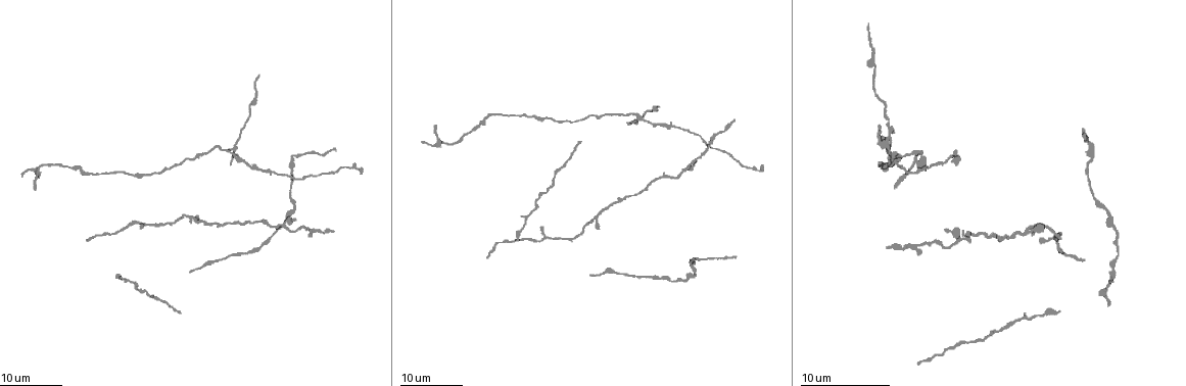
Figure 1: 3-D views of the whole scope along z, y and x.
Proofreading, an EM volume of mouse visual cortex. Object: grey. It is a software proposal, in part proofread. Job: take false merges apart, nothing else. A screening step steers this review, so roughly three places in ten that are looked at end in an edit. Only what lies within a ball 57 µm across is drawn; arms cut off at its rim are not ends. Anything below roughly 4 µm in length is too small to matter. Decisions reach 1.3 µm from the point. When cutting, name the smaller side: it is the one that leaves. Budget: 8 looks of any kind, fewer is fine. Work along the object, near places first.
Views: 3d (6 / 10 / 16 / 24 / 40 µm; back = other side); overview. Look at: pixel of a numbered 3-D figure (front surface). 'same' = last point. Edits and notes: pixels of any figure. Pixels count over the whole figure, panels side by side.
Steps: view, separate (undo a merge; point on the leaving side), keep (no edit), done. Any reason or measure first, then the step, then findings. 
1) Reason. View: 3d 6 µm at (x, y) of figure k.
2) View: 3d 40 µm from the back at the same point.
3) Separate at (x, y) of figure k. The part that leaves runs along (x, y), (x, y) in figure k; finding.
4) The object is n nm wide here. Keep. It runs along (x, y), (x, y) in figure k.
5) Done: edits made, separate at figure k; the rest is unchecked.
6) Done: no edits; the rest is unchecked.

Three arms meet. View: 3d 24 µm at (586, 223) of figure 1.

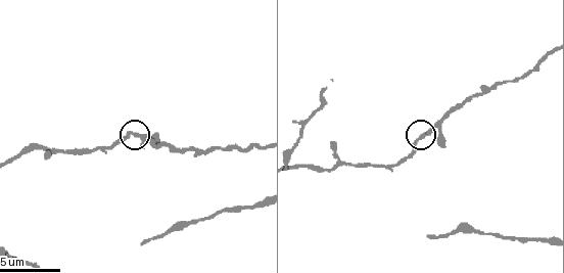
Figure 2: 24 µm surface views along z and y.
View: 3d 6 µm at (137, 134) of figure 2.

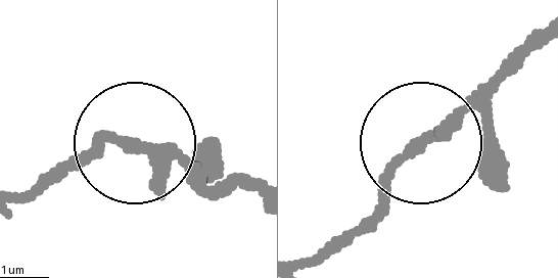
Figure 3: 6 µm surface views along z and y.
3 arms meet here. Keep. It runs along (257, 196), (171, 176), (106, 136), (41, 172) in figure 3; continuous, no second neuron.

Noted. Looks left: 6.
Small branch off a trunk. View: 3d 6 µm at (348, 165) of figure 2.

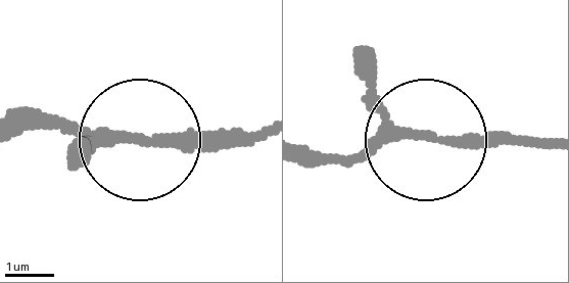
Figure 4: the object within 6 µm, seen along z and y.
View: 3d 6 µm from the back at (142, 139) of figure 4.

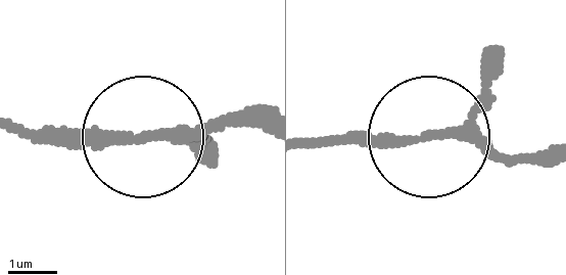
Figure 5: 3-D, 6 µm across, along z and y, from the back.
Keep. It runs along (303, 143), (462, 131), (511, 154), (548, 154) in figure 5; continuous, no second neuron.

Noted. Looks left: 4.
Branch point. View: 3d 16 µm at (683, 170) of figure 1.

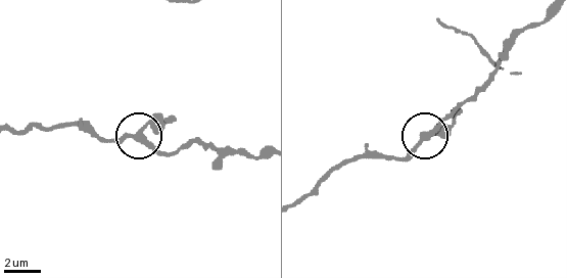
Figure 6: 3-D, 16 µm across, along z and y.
View: 3d 10 µm at (431, 132) of figure 6.

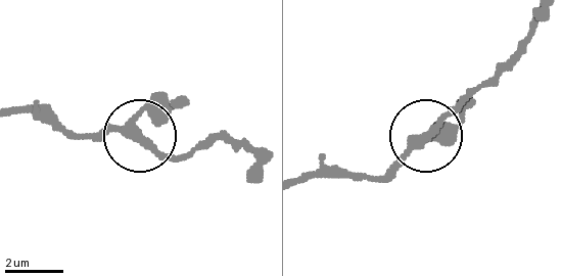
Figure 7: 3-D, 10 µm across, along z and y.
3 arms meet here. Keep. It runs along (380, 179), (477, 86) in figure 7; all the same neuron.

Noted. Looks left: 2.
Thick turns thin. View: 3d 24 µm at (293, 156) of figure 1.

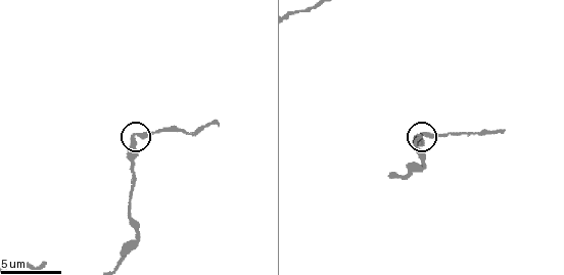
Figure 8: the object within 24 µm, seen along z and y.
View: 3d 6 µm at (135, 135) of figure 8.

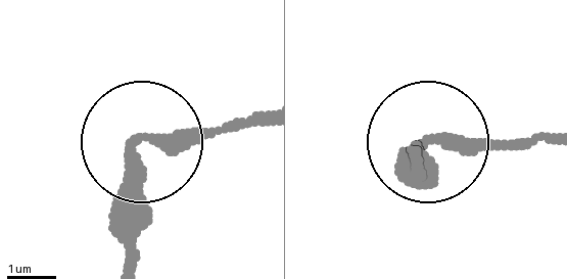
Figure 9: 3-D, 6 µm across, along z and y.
Separate at (121, 203) of figure 9. The part that leaves runs along (136, 143), (136, 262) in figure 9; two neurons meet here.

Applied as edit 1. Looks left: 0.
Done: edits made, separate at figure 9; the rest is unchecked.

